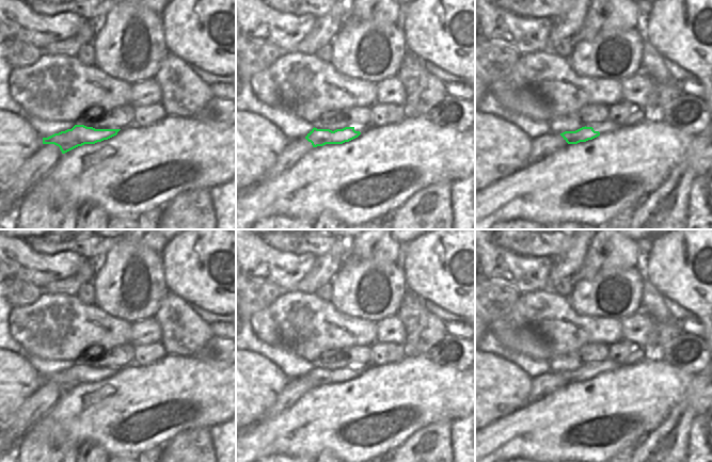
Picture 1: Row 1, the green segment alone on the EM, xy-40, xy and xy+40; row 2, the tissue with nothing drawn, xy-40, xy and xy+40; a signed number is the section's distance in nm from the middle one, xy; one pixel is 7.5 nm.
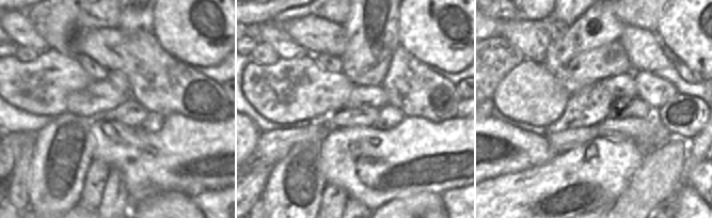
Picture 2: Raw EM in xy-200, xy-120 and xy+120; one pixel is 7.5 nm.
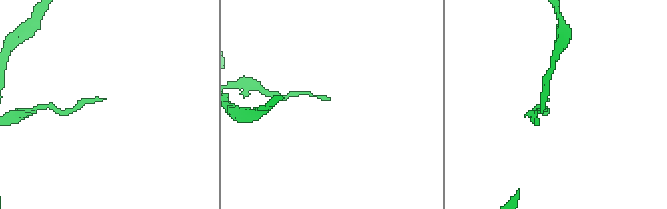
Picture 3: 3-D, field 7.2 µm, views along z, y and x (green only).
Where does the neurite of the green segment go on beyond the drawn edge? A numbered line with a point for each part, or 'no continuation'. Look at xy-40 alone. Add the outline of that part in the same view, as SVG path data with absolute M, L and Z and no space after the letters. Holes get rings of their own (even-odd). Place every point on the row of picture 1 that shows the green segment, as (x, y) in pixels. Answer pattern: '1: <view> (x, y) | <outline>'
no continuation

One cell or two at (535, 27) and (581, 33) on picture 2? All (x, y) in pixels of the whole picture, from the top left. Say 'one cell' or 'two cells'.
two cells

